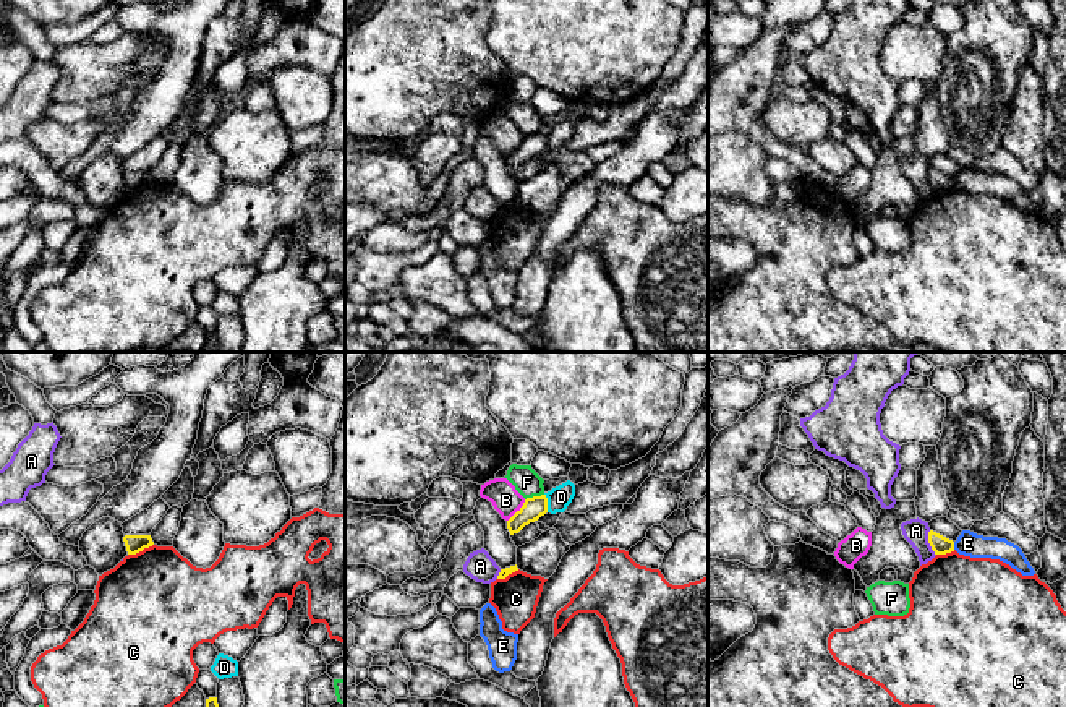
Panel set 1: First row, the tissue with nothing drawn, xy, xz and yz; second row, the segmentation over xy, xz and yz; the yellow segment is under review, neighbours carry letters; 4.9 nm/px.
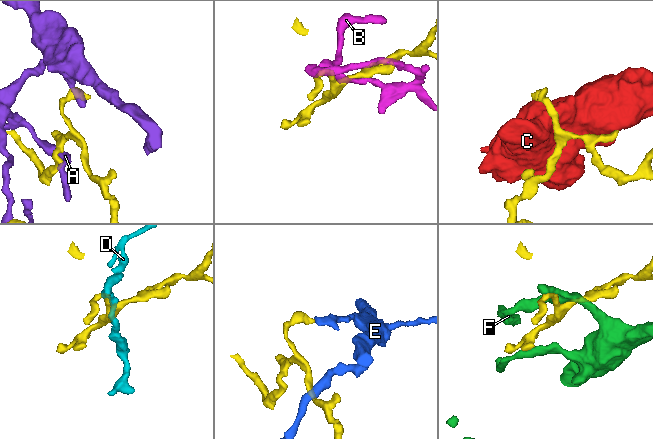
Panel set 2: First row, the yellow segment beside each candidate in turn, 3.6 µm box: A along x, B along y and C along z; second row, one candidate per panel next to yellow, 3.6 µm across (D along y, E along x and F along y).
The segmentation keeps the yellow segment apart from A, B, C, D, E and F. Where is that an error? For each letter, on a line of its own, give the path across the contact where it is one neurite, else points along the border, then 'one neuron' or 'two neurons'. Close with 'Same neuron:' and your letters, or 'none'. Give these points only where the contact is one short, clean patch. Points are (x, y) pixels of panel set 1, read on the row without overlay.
A: two neurons
B: two neurons
C: two neurons
D: two neurons
E: border yz (953, 179), (955, 185); two neurons
F: two neurons
Same neuron: none

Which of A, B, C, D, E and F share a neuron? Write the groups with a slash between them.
A / B / C / D / E / F

